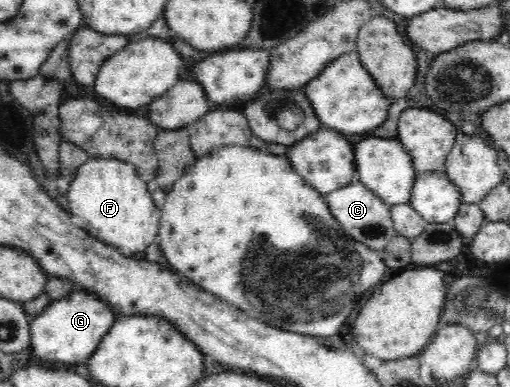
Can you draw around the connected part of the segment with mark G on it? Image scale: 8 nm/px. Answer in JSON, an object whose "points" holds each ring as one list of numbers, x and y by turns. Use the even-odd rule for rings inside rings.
{"points":[[76,288,68,297,54,300,42,314,31,318,30,349,44,360,82,364,84,367,117,319,113,309,104,300]]}

